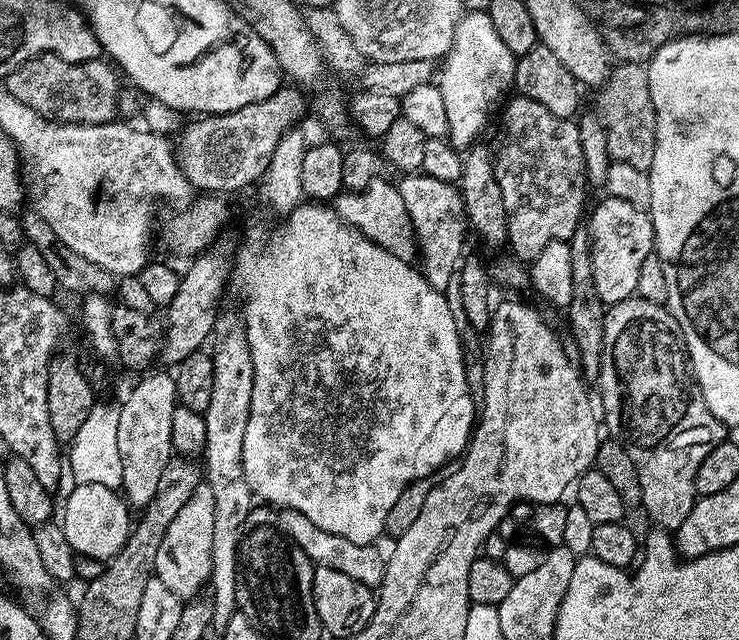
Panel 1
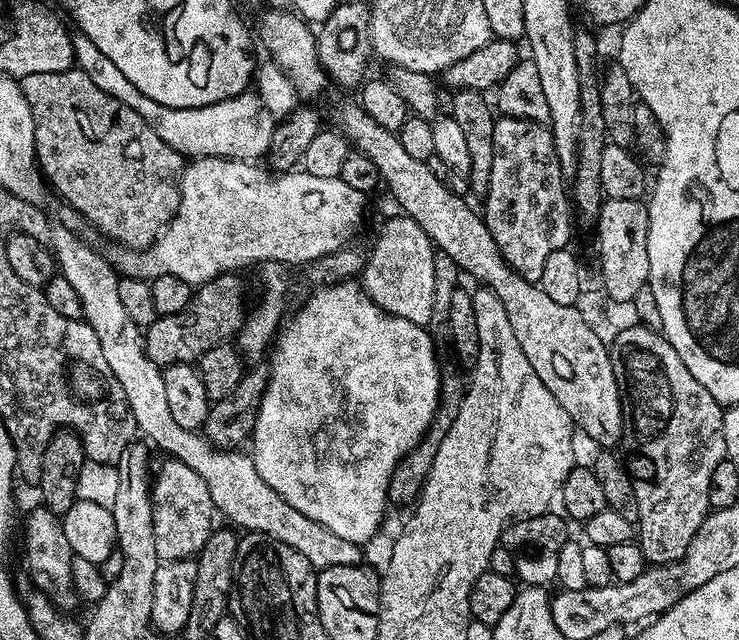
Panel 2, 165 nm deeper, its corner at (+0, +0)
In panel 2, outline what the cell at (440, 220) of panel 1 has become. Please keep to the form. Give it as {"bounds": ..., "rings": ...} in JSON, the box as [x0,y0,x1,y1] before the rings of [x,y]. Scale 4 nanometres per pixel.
{"bounds":[362,215,436,326],"rings":[[[395,215],[383,224],[372,248],[372,253],[367,253],[366,263],[362,269],[362,288],[368,299],[373,300],[383,312],[389,312],[389,314],[398,318],[406,318],[415,324],[428,326],[434,320],[432,307],[436,301],[434,245],[422,228],[416,225],[409,216]]]}

